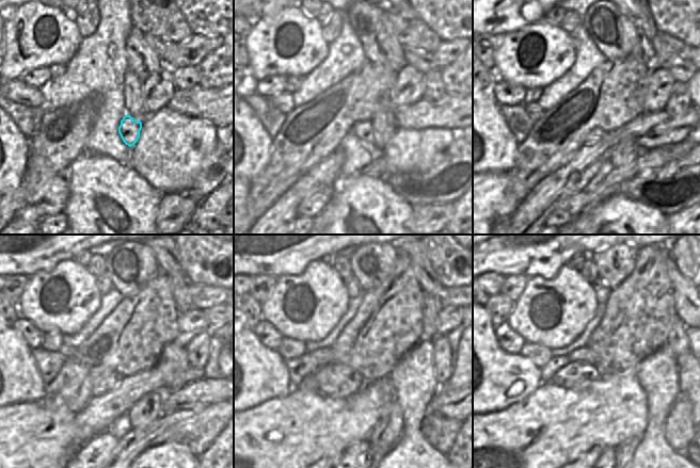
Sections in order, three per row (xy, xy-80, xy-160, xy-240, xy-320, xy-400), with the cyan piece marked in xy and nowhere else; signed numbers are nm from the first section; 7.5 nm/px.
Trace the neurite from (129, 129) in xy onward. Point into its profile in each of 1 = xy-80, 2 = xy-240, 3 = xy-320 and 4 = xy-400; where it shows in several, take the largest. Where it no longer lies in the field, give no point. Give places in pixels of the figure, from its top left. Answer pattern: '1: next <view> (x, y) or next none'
1: next xy-80 (364, 130)
2: next xy-240 (108, 382)
3: next xy-320 (335, 380)
4: next xy-400 (576, 375)

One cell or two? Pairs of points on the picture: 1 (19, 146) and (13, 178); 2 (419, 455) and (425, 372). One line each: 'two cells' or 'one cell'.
1: one cell
2: one cell

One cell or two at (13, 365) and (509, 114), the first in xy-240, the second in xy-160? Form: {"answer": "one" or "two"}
{"answer": "two"}

